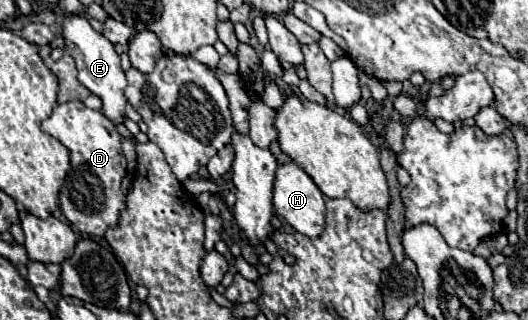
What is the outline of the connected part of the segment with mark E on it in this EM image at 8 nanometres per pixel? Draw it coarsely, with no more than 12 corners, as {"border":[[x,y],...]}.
{"border":[[66,16],[62,38],[78,80],[122,124],[128,86],[112,42],[86,16]]}

